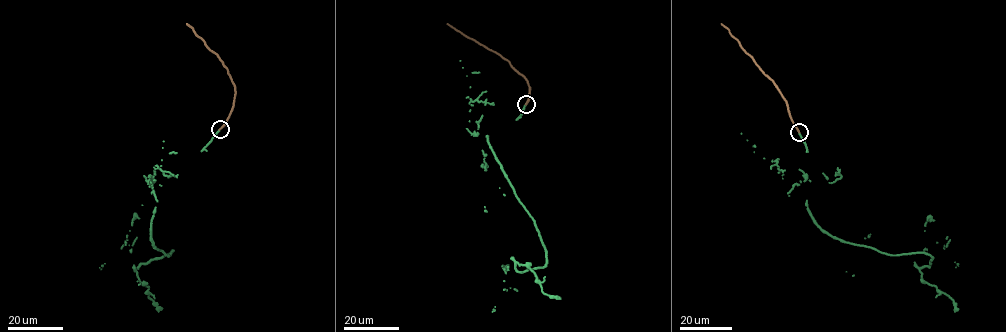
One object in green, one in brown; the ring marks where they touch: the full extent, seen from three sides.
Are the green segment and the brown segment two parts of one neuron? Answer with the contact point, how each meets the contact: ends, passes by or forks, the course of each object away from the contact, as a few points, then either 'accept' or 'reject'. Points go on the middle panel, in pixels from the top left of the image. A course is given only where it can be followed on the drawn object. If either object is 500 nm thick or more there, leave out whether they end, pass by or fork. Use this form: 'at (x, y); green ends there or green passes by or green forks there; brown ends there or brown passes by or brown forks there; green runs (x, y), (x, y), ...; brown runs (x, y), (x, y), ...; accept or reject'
at (526, 104); green ends there; brown ends there; green runs (526, 104), (516, 120), (492, 104), (470, 110), (546, 252), (544, 267), (515, 268), (560, 298); brown runs (526, 104), (530, 89), (525, 78), (496, 52), (447, 24); accept

